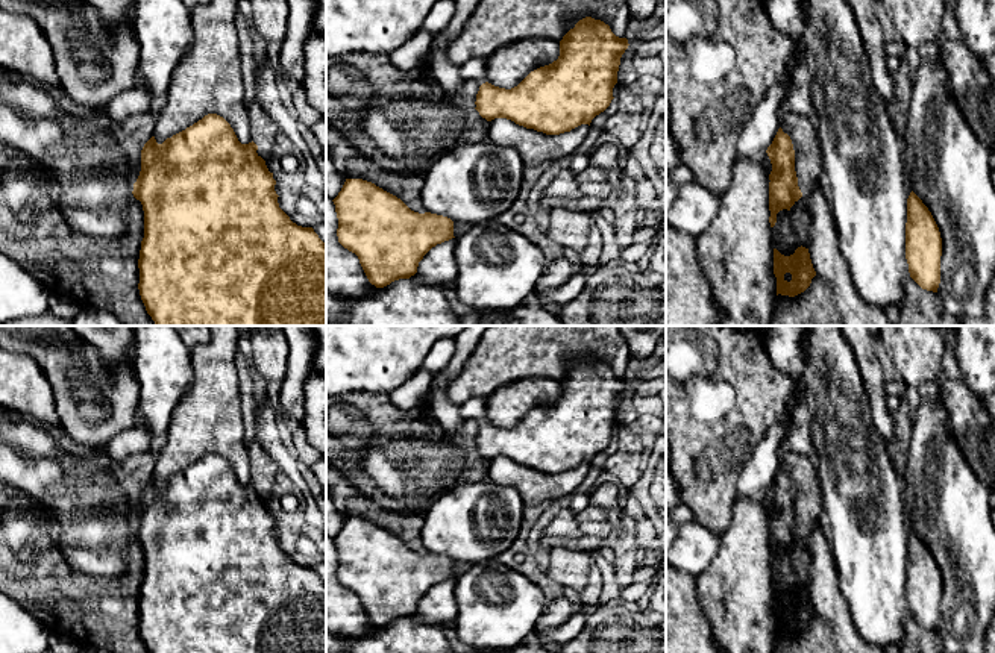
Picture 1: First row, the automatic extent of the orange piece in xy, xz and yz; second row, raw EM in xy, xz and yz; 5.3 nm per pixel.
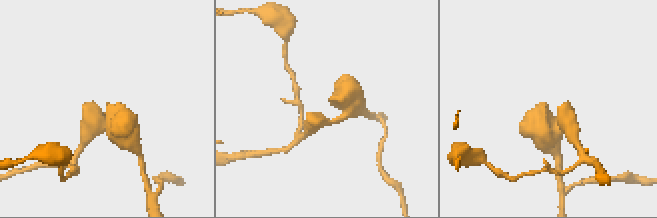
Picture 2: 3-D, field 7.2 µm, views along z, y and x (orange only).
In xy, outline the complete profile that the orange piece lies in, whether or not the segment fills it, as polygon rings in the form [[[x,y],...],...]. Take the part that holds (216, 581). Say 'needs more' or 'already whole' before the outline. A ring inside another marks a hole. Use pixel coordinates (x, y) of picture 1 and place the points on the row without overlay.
already whole; [[[217,453],[205,455],[162,483],[158,483],[155,476],[144,483],[141,511],[133,523],[132,533],[141,541],[144,550],[138,629],[147,653],[326,653],[326,583],[312,567],[297,565],[279,547],[279,535],[275,530],[276,520],[256,489],[258,485],[253,480],[241,483],[231,464]]]

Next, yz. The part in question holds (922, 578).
already whole; [[[912,530],[907,538],[906,598],[910,617],[927,630],[937,632],[940,623],[942,577],[922,539]]]

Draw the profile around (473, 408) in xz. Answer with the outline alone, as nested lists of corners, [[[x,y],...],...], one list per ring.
[[[473,397],[460,406],[460,414],[464,420],[475,420],[479,424],[487,421],[485,398]]]

